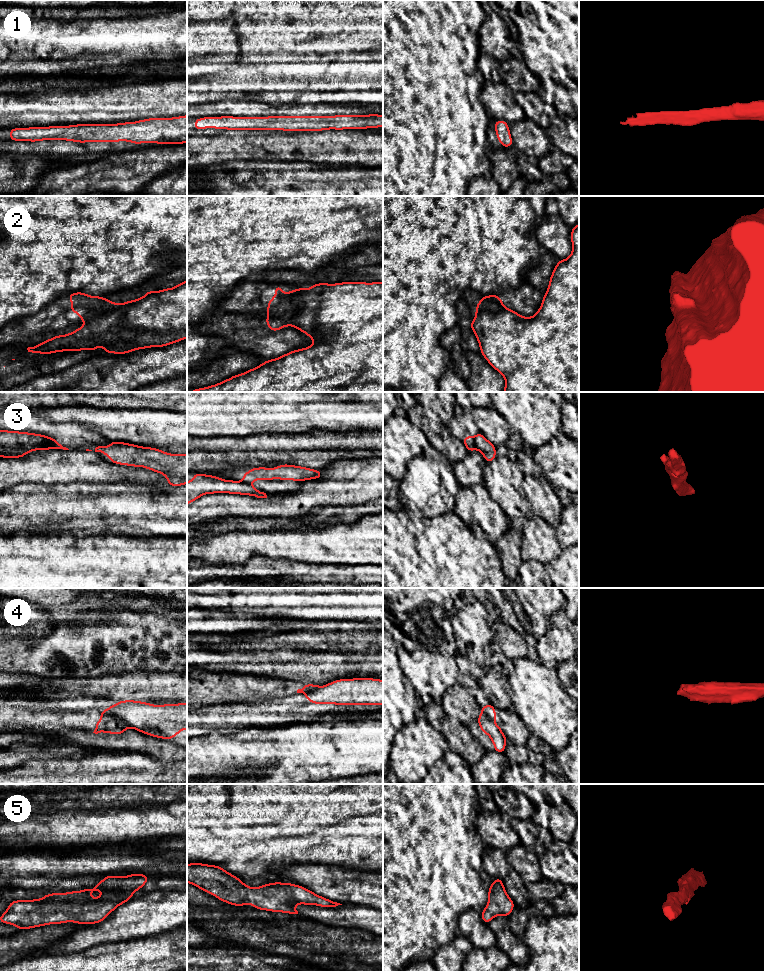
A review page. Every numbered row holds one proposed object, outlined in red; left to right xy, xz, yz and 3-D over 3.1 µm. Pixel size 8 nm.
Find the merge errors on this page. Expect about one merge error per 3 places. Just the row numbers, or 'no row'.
2, 3, 4

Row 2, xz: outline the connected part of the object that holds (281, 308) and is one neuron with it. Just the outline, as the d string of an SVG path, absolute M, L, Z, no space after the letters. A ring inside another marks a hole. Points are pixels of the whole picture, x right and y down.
M317 283L310 288L296 288L289 291L287 294L281 289L278 284L274 287L275 296L272 297L266 306L268 314L266 317L266 325L271 331L278 331L286 326L291 326L292 320L298 314L298 307L294 303L294 298L310 289L324 289L331 284Z

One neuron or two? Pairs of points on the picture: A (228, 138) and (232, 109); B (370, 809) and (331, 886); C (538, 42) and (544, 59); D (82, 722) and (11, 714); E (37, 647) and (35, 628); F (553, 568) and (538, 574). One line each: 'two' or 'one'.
A: two
B: two
C: one
D: one
E: two
F: two

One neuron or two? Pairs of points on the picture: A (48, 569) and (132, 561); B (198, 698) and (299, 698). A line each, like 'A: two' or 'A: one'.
A: one
B: two

